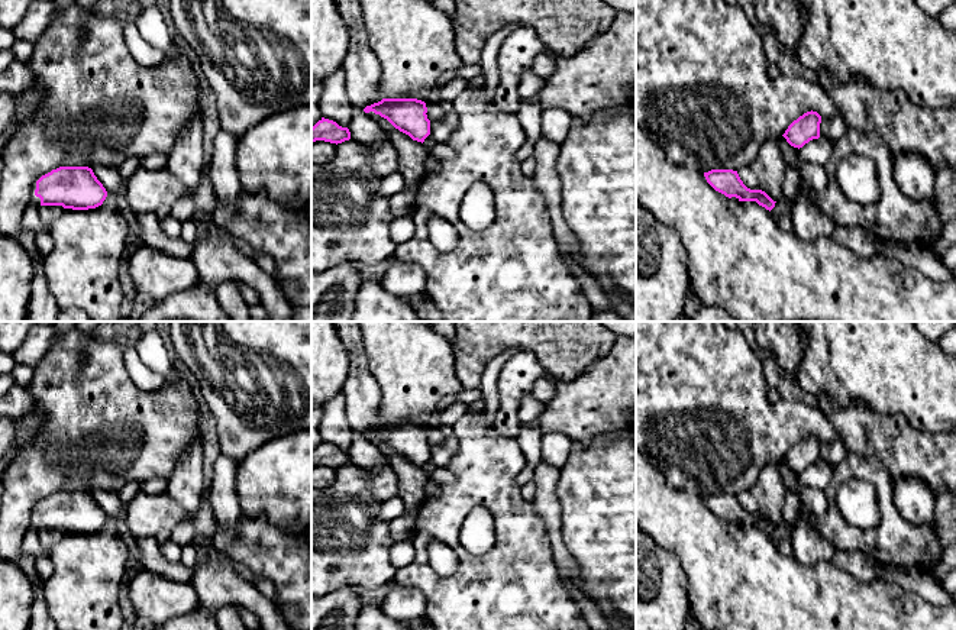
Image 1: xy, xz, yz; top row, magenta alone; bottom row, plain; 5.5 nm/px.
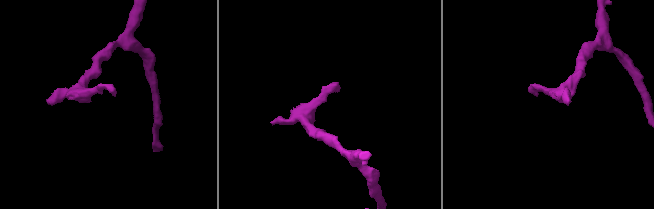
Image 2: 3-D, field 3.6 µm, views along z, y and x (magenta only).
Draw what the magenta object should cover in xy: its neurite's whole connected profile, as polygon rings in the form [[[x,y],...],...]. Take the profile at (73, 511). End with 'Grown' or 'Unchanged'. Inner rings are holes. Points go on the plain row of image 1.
[[[59,491],[36,505],[41,530],[88,534],[103,529],[107,516],[88,491]]]. Unchanged

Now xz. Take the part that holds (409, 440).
[[[382,423],[366,430],[365,437],[374,436],[387,443],[395,453],[408,459],[413,465],[424,466],[430,459],[426,427],[417,423]]]. Unchanged

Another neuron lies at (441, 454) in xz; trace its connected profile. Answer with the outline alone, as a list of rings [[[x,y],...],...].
[[[448,432],[446,439],[435,446],[430,446],[430,463],[436,468],[446,468],[449,459],[455,455],[458,449],[458,440],[453,434]]]

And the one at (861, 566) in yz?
[[[836,550],[831,562],[836,568],[860,582],[869,582],[878,578],[878,565],[863,552]]]

